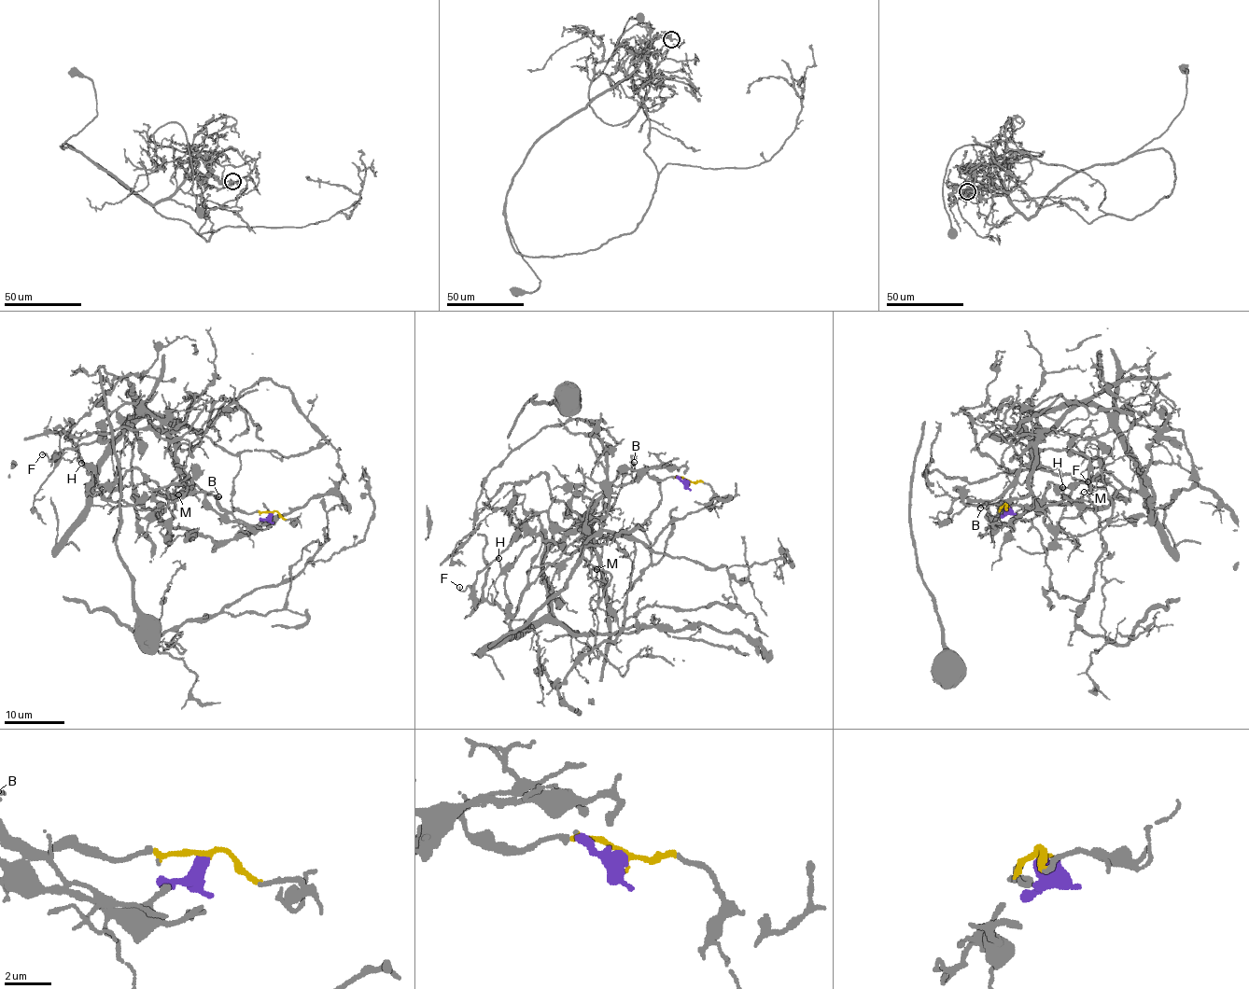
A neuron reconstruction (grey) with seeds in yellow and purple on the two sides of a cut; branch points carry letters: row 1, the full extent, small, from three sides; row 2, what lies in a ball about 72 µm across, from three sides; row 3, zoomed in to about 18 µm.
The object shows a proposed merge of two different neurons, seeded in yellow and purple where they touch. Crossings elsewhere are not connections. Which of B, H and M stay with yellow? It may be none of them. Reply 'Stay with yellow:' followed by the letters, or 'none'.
Stay with yellow: B, M

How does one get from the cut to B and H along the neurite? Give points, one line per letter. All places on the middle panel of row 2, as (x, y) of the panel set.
B: (689, 483), (681, 477), (655, 480), (644, 472), (633, 480), (631, 464), (635, 462)
H: (689, 482), (676, 468), (621, 468), (605, 514), (578, 550), (539, 536), (514, 562), (502, 567), (498, 559)

